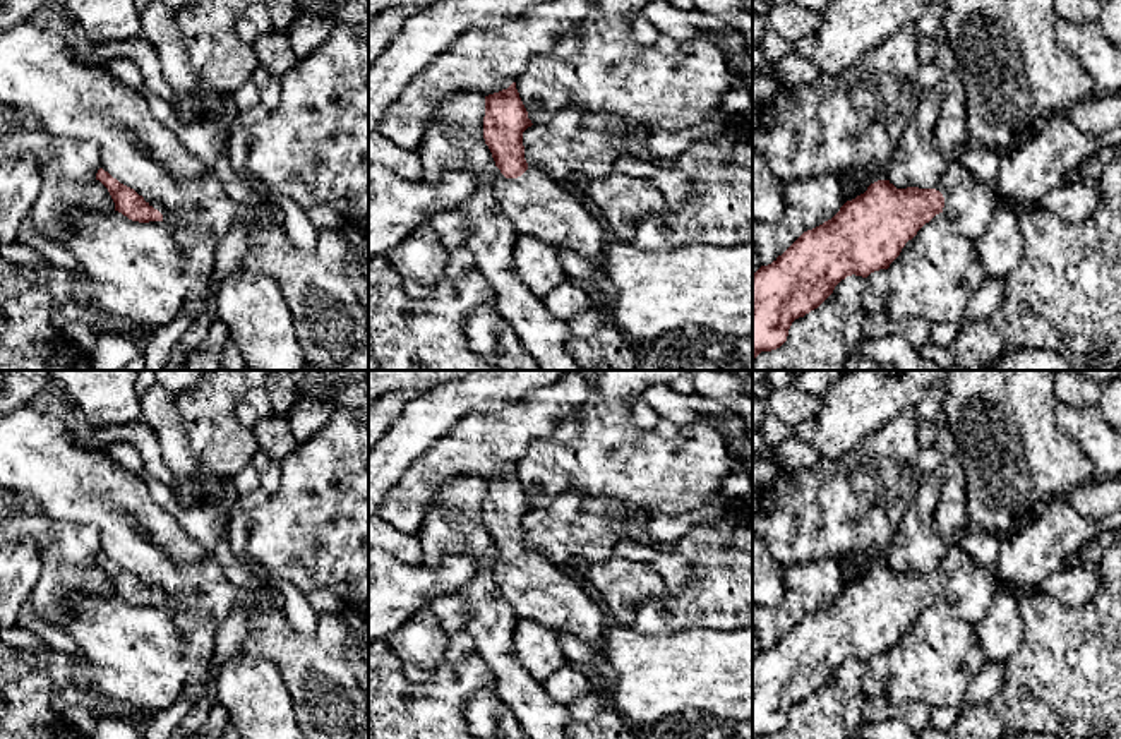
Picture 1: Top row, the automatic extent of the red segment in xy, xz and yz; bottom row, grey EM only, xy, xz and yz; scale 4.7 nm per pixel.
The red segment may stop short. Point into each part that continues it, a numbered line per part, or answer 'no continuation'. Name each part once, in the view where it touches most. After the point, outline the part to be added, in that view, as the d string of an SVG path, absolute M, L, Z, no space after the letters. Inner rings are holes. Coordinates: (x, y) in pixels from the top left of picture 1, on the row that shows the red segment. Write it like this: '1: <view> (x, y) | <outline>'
1: xz (539, 206) | M528 166L518 178L506 178L495 168L490 180L494 195L518 235L567 247L603 269L610 233L566 185L538 166Z

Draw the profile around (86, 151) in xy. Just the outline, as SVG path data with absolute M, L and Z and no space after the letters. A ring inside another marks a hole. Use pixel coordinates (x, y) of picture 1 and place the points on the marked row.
M51 139L51 154L39 170L43 187L29 213L34 228L50 242L63 243L62 209L82 207L103 214L115 209L108 189L96 178L99 168L94 141Z

